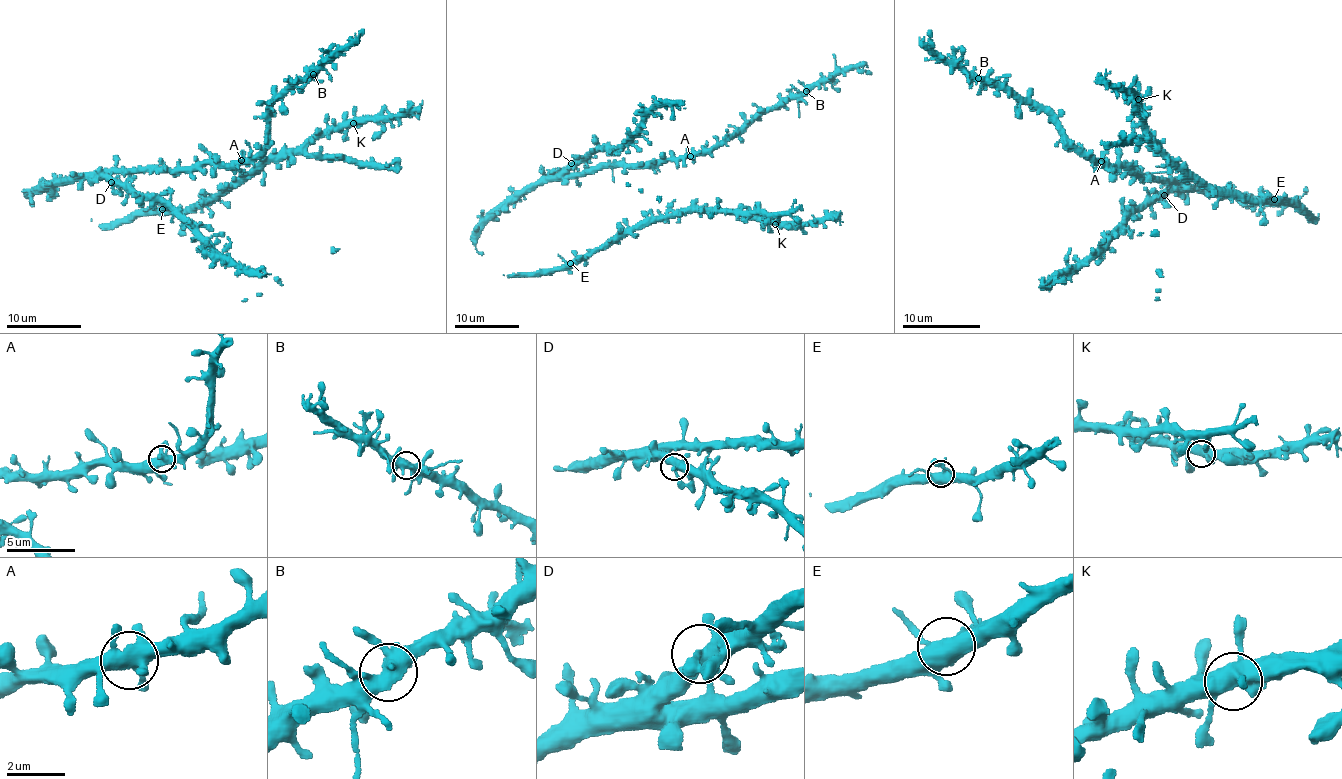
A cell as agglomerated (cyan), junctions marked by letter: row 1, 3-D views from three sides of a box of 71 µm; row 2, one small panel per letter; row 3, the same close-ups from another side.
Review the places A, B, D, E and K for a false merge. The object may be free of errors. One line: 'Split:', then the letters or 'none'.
Split: none

